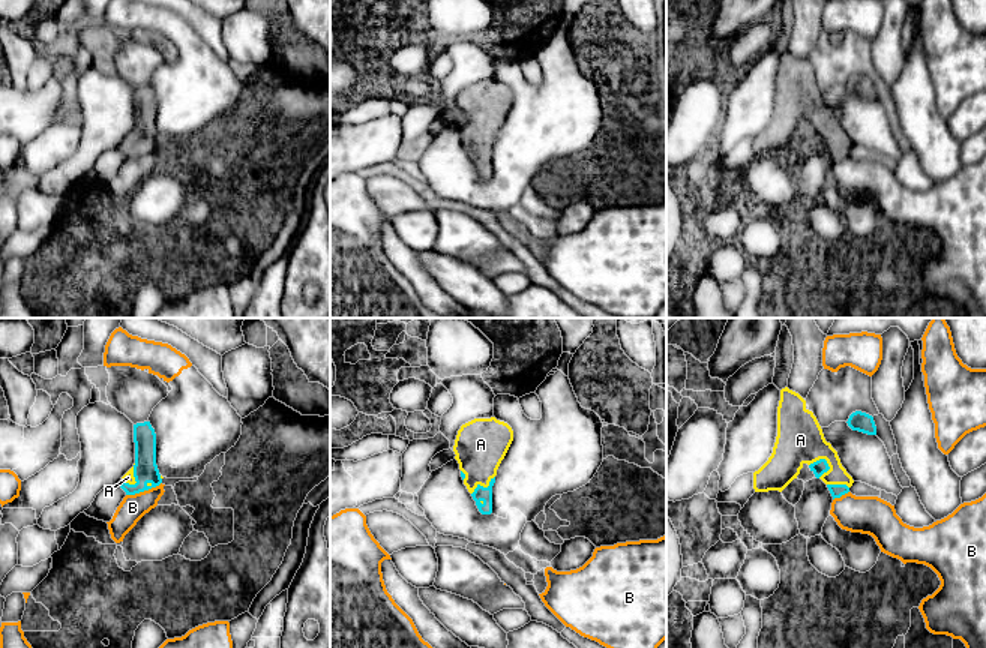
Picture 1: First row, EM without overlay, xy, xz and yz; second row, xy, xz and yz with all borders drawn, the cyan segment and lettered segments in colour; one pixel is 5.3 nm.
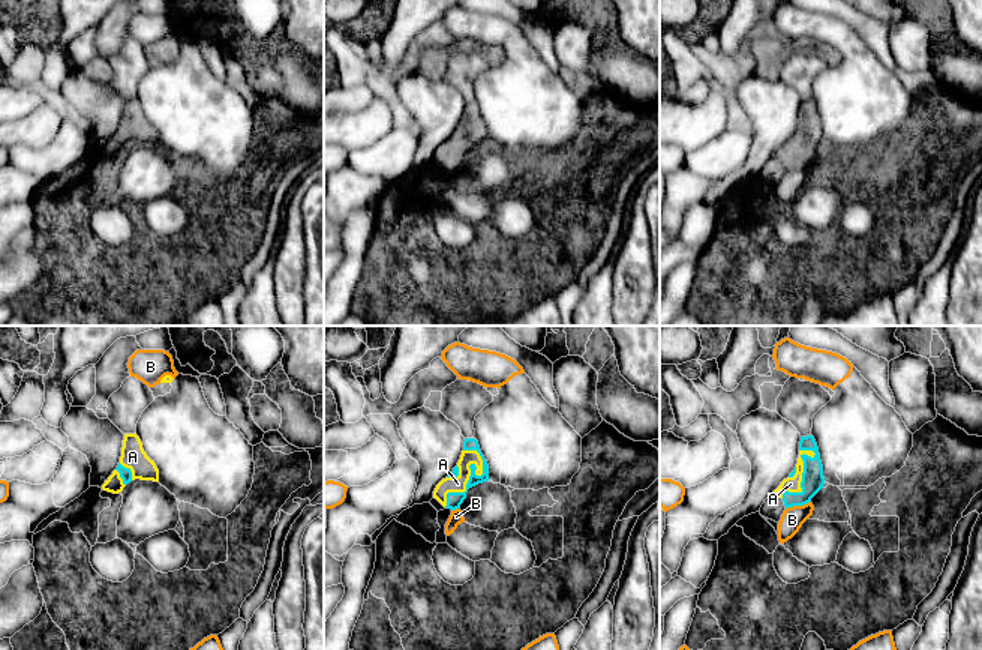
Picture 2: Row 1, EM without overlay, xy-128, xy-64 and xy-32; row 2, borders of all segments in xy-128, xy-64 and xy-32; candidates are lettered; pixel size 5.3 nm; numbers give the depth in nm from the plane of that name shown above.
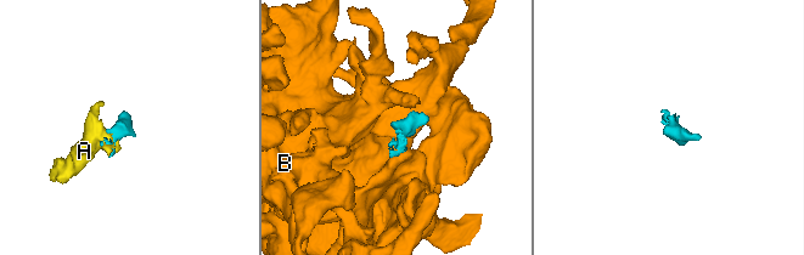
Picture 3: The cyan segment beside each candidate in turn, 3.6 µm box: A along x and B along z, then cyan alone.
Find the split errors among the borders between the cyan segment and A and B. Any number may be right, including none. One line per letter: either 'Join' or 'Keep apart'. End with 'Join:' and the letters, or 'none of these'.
A: Join
B: Keep apart
Join: A

